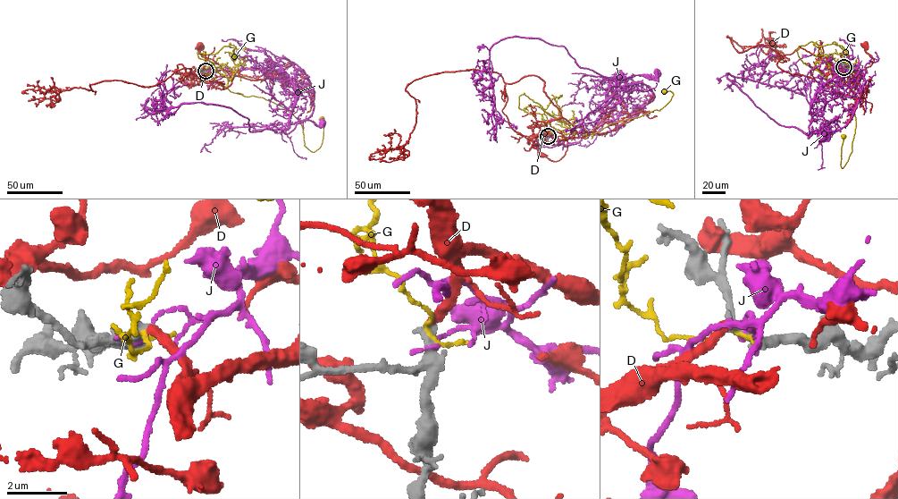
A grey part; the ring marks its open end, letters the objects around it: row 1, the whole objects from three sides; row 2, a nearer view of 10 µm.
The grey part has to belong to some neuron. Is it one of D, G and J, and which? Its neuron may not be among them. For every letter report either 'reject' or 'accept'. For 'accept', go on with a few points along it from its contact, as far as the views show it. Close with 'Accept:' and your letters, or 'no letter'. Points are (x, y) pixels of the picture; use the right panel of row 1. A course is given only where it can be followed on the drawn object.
D: accept; it runs (843, 67), (841, 69), (855, 72), (870, 66), (874, 61), (865, 51), (866, 46)
G: reject
J: reject
Accept: D

